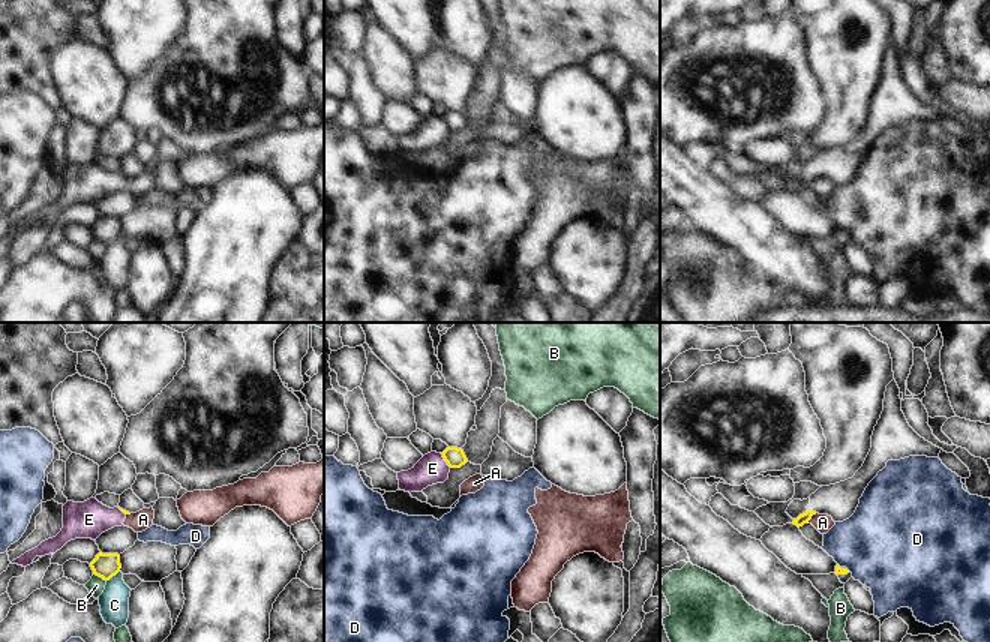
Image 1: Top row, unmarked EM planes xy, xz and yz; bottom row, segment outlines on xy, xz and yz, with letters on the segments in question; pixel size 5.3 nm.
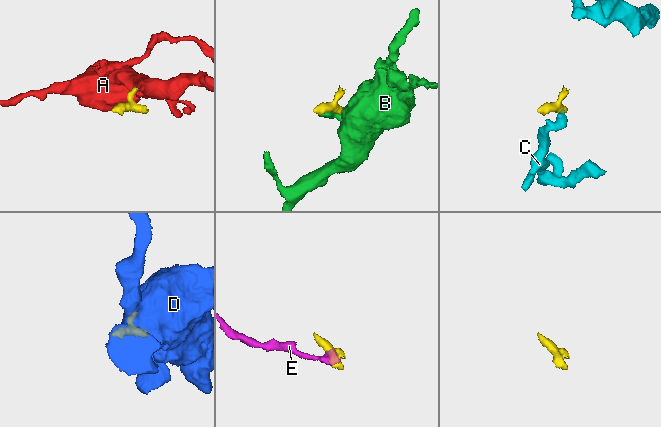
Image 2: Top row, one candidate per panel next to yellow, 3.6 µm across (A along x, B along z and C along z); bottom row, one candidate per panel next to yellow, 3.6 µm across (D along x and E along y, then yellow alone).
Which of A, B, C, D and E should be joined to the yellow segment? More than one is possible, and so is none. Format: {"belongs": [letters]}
{"belongs": []}

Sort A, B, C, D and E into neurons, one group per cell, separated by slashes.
A E / B / C / D

